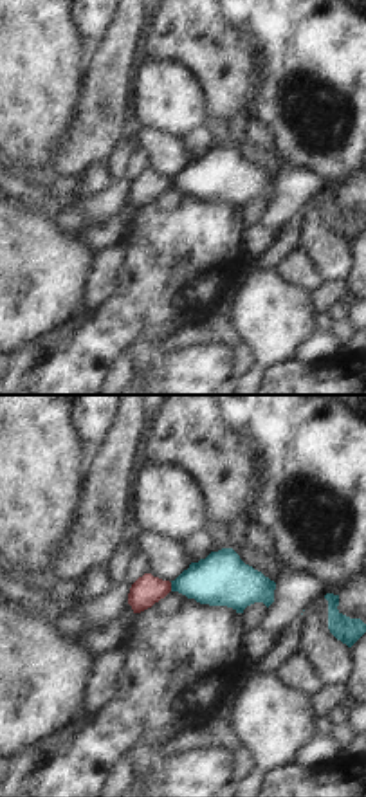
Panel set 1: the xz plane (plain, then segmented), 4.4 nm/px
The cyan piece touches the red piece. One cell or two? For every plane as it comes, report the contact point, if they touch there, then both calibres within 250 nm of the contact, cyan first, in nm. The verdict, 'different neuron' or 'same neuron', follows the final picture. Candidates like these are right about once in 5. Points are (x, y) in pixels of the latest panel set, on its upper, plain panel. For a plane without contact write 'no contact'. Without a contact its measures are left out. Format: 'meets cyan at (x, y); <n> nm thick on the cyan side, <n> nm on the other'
meets cyan at (172, 183); 240 nm thick on the cyan side, 140 nm on the other

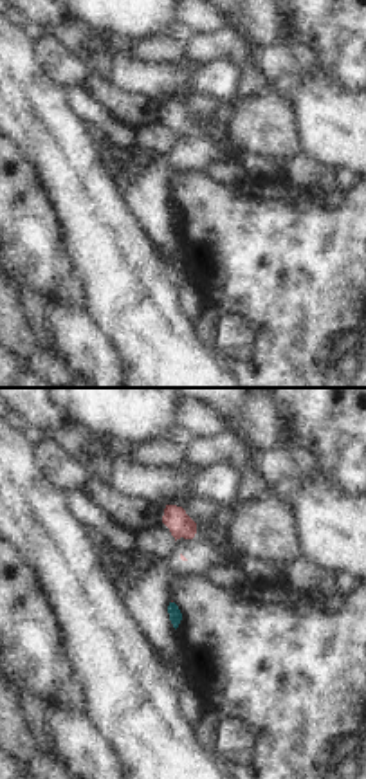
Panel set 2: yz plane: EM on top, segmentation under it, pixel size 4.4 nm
no contact

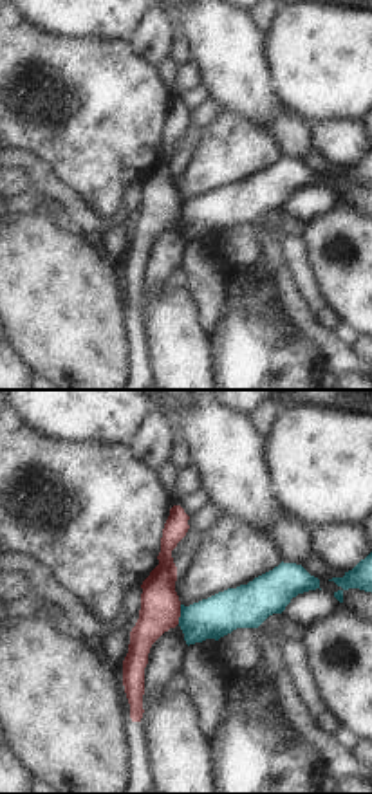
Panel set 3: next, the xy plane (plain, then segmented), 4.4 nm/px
meets cyan at (181, 210); 190 nm thick on the cyan side, 180 nm on the other

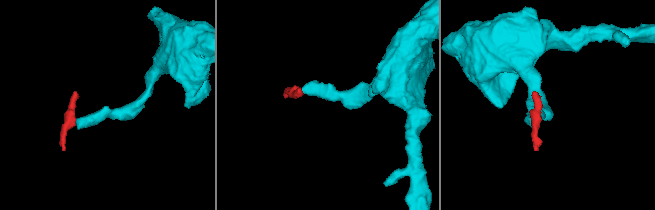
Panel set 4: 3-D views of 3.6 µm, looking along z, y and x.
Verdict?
different neuron

